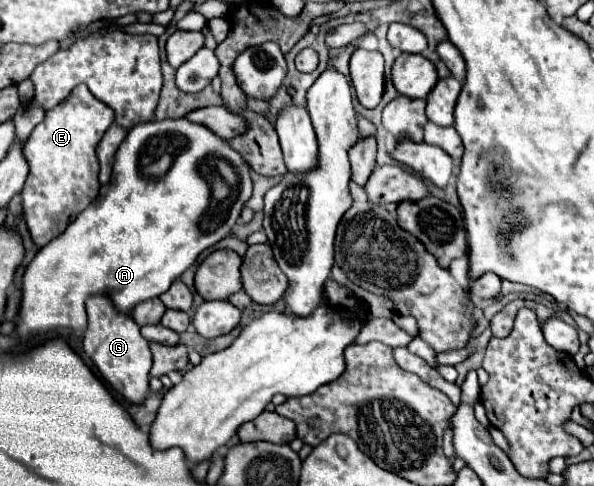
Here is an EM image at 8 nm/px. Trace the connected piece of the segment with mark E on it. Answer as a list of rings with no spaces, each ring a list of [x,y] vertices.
[[[76,86],[66,100],[46,112],[44,120],[22,144],[30,172],[22,188],[22,210],[32,242],[42,248],[62,234],[74,218],[92,204],[100,192],[96,146],[114,124],[114,110],[94,98],[88,86]]]

